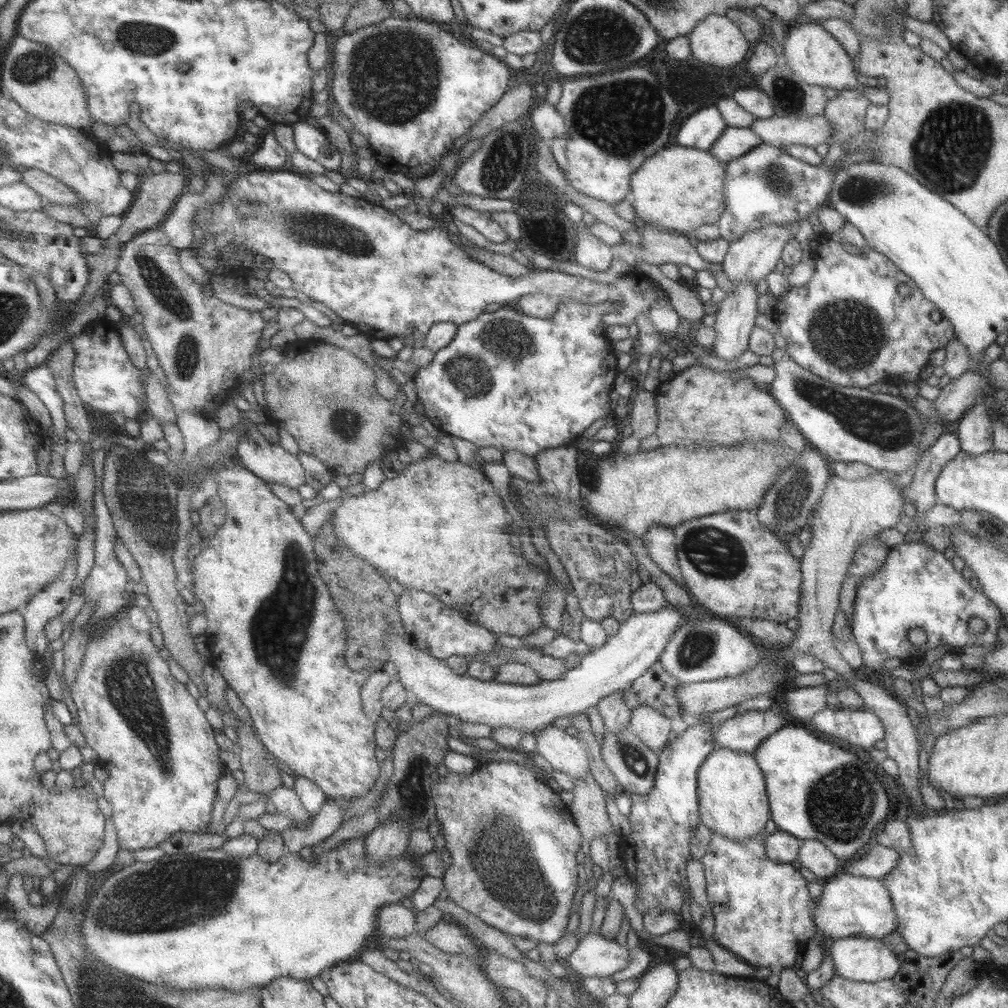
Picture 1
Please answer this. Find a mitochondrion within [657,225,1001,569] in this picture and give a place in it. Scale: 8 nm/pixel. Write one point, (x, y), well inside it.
(889, 428)

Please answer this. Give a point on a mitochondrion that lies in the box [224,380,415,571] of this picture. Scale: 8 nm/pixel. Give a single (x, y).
(350, 421)

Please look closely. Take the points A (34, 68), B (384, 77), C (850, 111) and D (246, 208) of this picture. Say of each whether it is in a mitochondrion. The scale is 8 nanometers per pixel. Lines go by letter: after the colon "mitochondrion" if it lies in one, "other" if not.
A: mitochondrion
B: mitochondrion
C: other
D: mitochondrion

